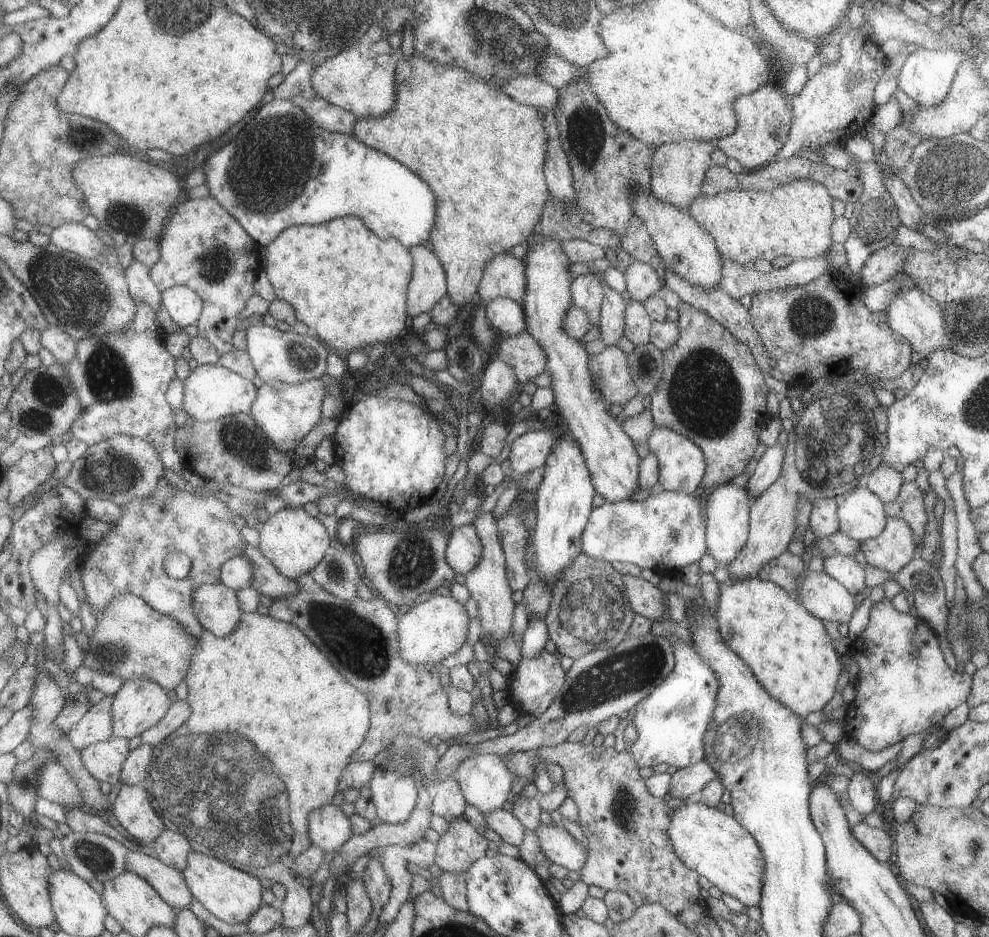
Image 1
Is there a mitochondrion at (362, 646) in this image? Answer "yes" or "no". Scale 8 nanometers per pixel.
yes

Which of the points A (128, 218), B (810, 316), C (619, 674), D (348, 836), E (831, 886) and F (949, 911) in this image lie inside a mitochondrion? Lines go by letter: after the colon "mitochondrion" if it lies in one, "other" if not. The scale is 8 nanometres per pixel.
A: mitochondrion
B: mitochondrion
C: mitochondrion
D: other
E: other
F: other

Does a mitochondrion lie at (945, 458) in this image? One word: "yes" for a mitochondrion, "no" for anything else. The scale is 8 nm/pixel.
no

